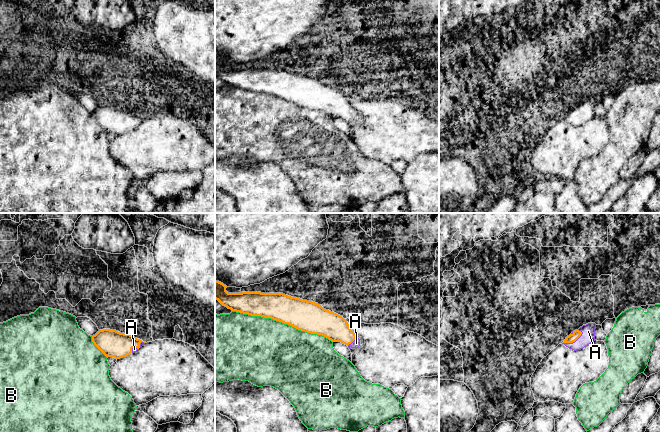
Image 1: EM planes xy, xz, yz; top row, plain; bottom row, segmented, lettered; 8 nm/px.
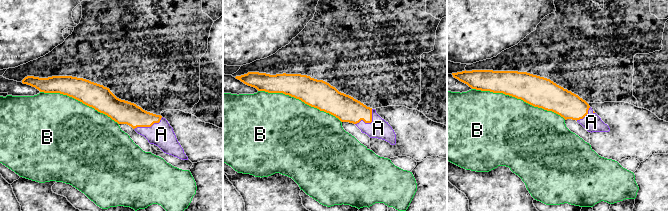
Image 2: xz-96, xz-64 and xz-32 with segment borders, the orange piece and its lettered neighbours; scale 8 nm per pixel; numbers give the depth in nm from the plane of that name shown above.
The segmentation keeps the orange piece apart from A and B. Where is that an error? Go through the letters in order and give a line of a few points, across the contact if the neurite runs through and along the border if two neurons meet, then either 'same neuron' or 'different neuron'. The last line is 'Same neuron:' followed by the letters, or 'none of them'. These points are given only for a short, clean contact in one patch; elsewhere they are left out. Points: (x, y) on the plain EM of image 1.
A: yz (571, 114), (573, 117), (581, 114), (588, 107) | same neuron
B: different neuron
Same neuron: A

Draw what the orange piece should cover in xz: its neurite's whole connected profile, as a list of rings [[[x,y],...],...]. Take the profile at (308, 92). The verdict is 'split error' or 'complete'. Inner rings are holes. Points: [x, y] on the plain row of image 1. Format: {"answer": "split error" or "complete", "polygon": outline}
{"answer": "split error", "polygon": [[[215,57],[215,75],[232,87],[271,94],[298,106],[322,111],[332,118],[341,118],[349,125],[360,122],[360,115],[348,98],[318,79],[283,69],[228,69],[226,64],[223,59]]]}

